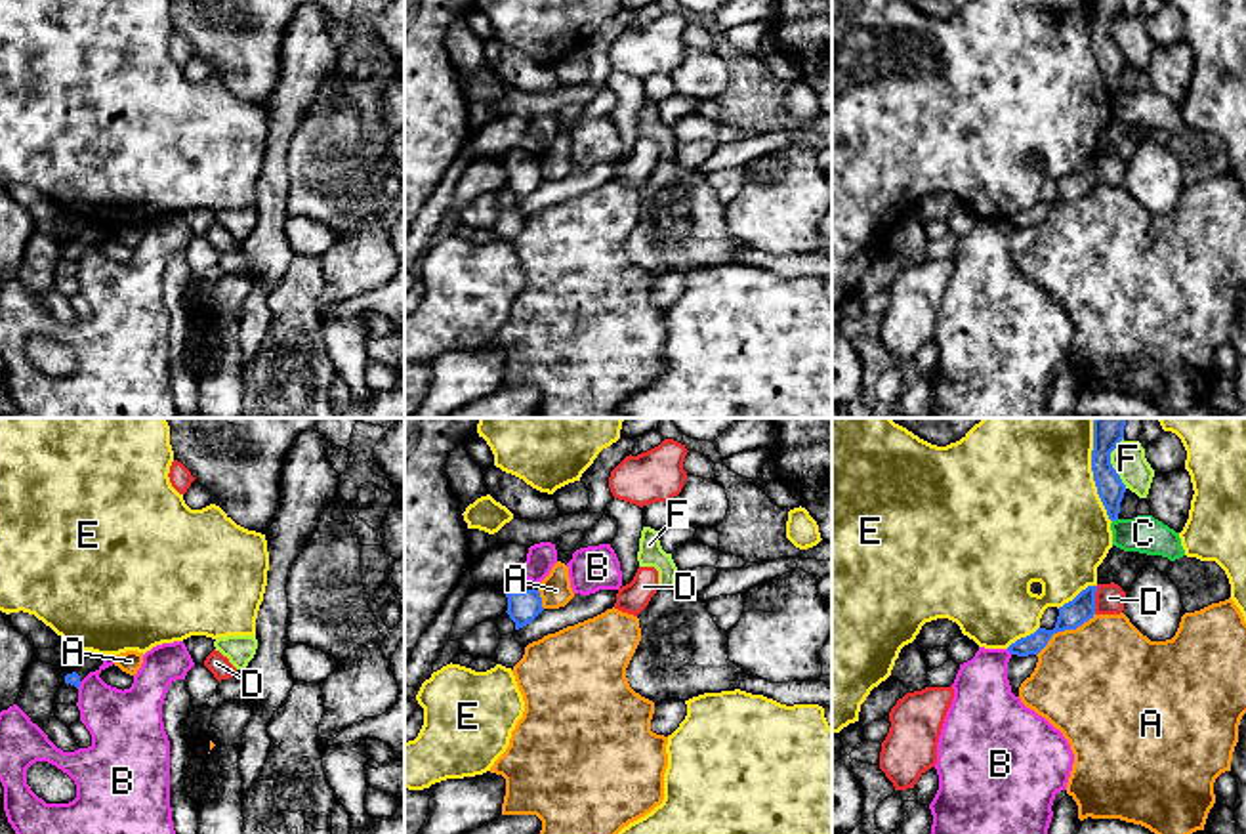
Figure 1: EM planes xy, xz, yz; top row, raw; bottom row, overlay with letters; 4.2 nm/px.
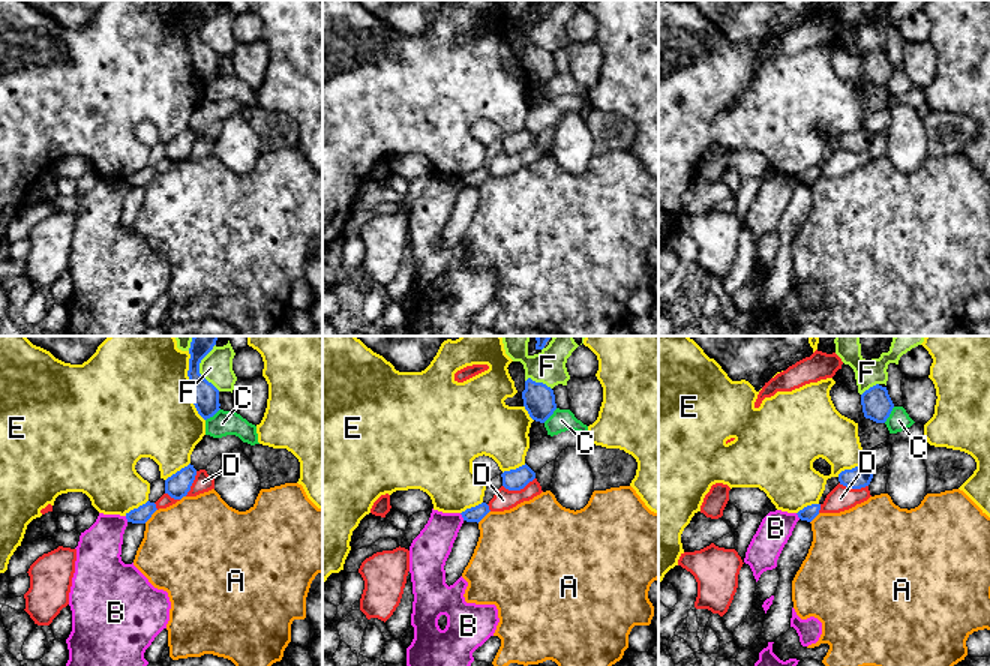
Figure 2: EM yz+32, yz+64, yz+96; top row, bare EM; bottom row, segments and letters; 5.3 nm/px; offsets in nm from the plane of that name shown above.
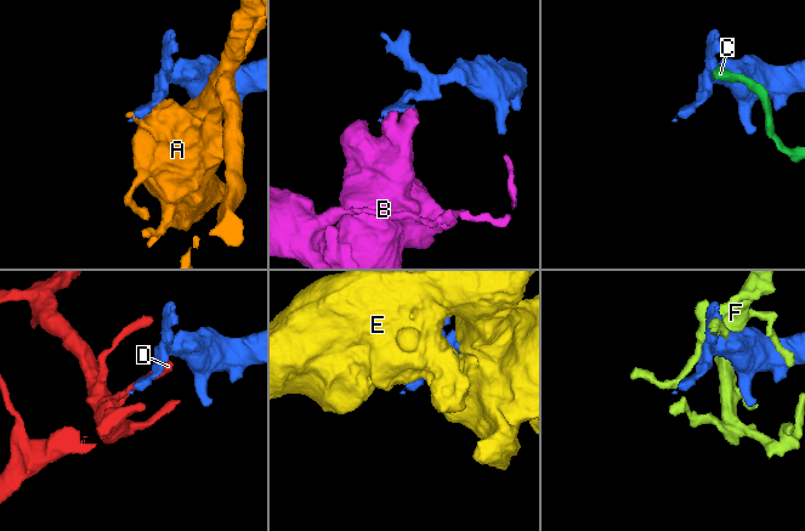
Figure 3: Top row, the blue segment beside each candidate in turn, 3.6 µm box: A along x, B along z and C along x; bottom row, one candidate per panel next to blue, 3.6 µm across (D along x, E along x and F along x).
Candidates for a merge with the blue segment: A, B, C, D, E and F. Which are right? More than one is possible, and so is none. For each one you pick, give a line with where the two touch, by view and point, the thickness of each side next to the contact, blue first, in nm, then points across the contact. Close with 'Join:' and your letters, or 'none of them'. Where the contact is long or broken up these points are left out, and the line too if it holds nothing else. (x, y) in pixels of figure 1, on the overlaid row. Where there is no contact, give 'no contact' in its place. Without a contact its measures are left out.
Join: none of them

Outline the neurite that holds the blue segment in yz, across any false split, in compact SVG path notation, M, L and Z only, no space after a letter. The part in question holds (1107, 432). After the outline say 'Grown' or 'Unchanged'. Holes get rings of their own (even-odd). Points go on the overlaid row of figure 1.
M1095 418L1093 420L1093 450L1091 471L1097 494L1107 510L1111 521L1118 519L1120 502L1126 485L1111 464L1111 452L1124 439L1124 426L1128 418Z. Unchanged

